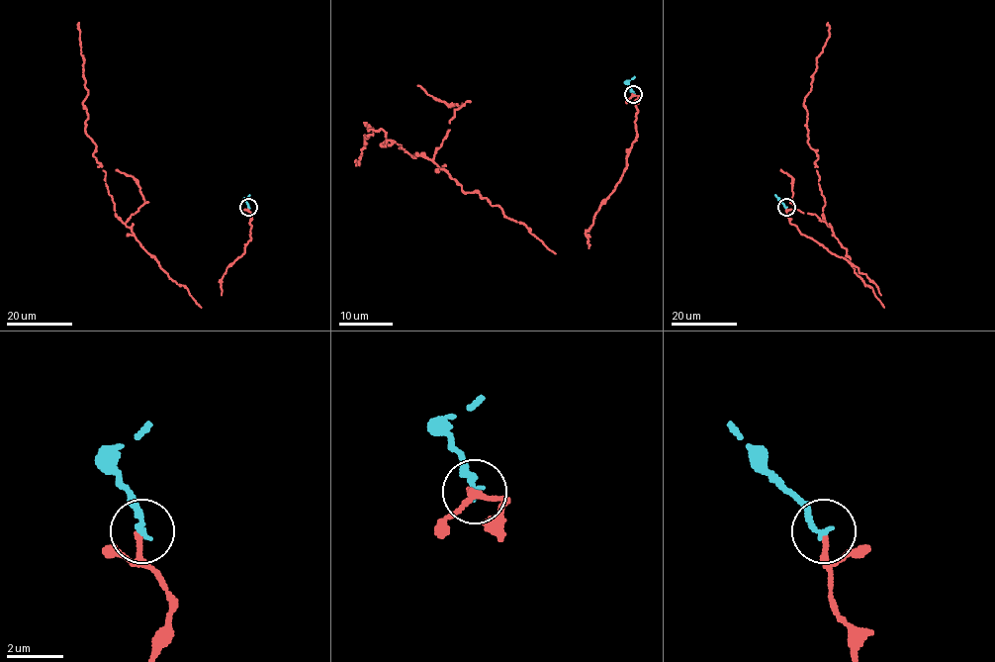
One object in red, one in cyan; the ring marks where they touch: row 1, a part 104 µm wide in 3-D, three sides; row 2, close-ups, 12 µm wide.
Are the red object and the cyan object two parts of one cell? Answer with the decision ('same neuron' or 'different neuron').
same neuron

